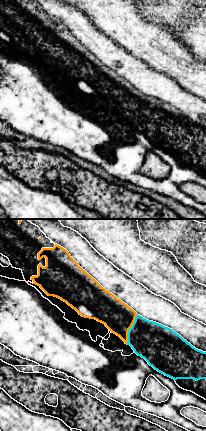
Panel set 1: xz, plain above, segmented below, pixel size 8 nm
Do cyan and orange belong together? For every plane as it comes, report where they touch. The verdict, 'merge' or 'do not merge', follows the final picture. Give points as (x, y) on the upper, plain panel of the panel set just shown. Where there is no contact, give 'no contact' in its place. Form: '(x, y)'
(129, 105)

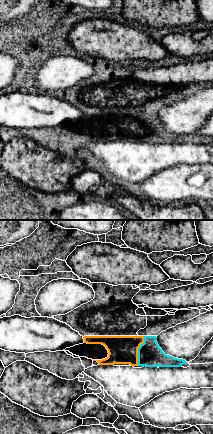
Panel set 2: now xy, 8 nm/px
(138, 127)

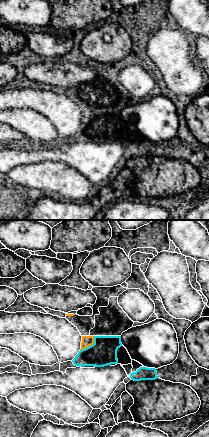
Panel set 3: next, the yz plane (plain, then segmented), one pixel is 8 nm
(91, 121)

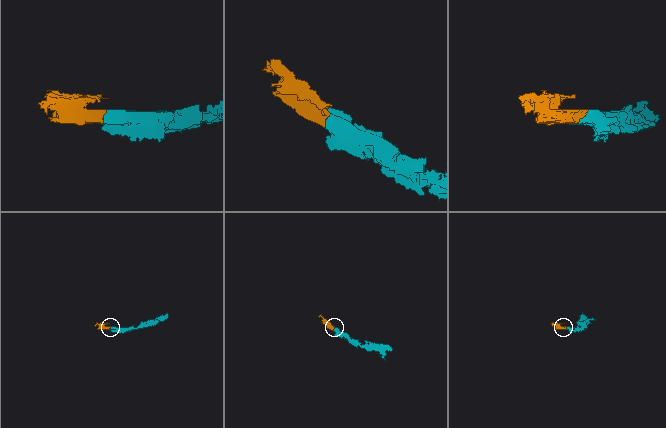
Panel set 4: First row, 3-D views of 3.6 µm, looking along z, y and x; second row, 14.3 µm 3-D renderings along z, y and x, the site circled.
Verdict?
merge

